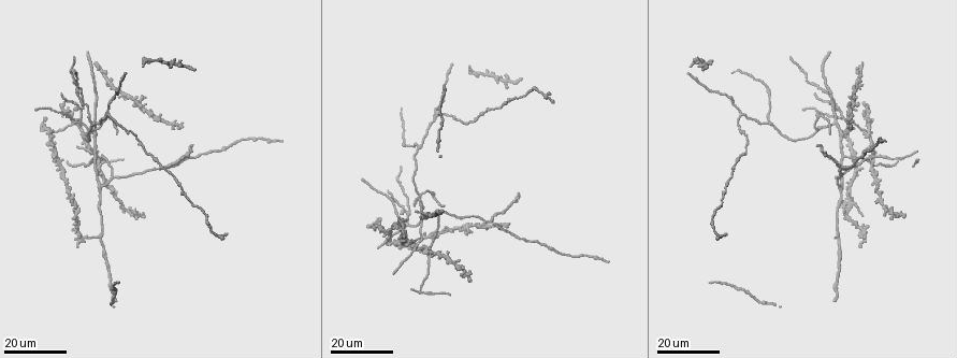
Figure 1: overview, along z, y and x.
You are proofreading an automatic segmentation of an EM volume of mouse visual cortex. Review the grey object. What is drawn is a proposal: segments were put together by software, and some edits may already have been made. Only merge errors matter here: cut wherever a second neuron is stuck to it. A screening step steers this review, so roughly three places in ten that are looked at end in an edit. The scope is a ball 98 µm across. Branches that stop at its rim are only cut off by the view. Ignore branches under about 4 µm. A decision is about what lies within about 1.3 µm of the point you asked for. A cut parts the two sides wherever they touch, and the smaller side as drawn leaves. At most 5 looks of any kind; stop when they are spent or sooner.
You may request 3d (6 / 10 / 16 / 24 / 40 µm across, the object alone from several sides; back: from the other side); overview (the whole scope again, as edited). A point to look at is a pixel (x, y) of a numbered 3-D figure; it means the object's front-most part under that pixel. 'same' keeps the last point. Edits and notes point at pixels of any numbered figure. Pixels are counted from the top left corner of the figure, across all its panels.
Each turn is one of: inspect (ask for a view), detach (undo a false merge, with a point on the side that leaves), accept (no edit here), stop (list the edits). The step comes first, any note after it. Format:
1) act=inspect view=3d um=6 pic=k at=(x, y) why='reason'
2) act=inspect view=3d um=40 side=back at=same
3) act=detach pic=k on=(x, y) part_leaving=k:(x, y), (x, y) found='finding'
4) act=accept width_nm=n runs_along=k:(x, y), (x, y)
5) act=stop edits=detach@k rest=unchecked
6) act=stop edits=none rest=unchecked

act=inspect view=3d um=16 pic=1 at=(771, 124) why='a fork'

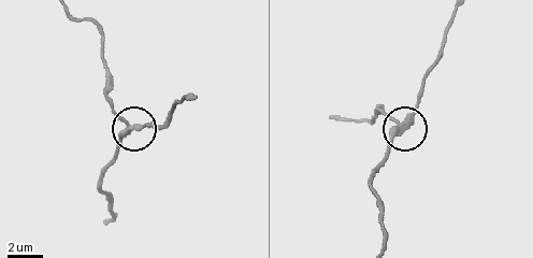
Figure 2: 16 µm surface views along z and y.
act=inspect view=3d um=10 pic=2 at=(129, 128) why='closer look'

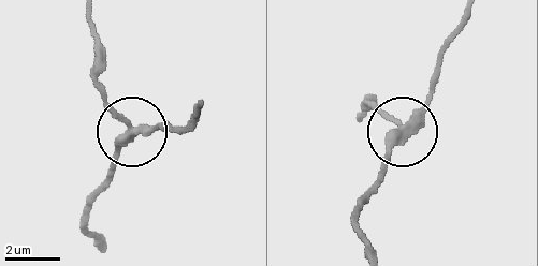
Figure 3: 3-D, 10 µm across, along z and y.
act=accept runs_along=3:(99, 249), (89, 205), (128, 129), (99, 83) found='continuous, no second neuron'

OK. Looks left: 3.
act=inspect view=3d um=24 pic=1 at=(410, 213) why='arms part here'

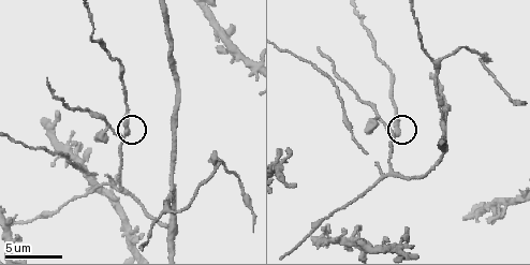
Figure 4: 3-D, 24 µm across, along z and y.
act=inspect view=3d um=6 pic=4 at=(394, 132)

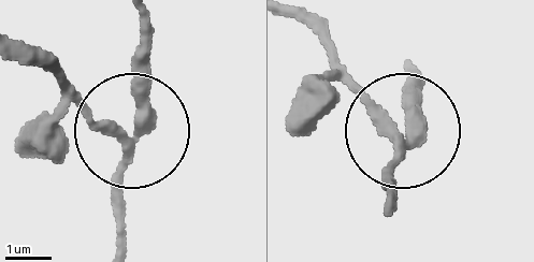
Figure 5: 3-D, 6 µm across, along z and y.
act=detach pic=5 on=(56, 133) arms=3 part_leaving=5:(116, 136), (24, 59) found='two neurons meet here'

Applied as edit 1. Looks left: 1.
act=stop edits=detach@5 rest=unchecked

